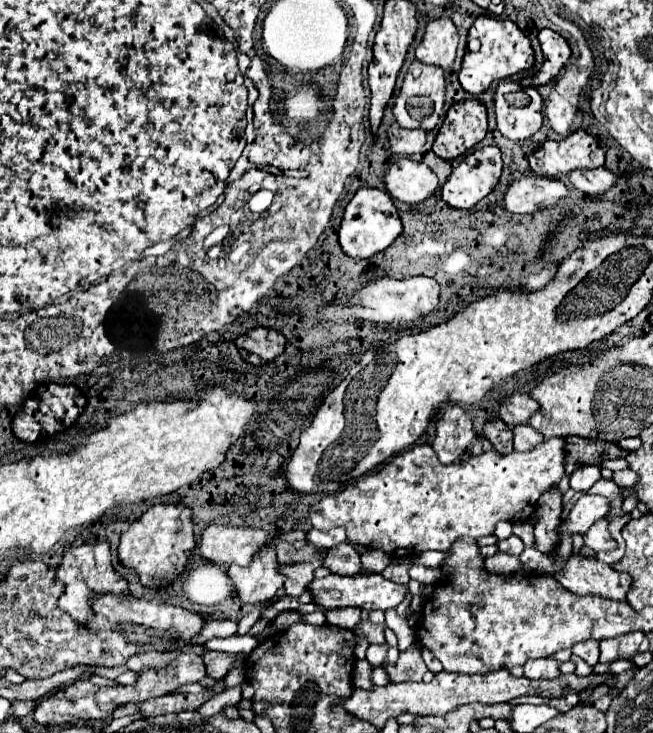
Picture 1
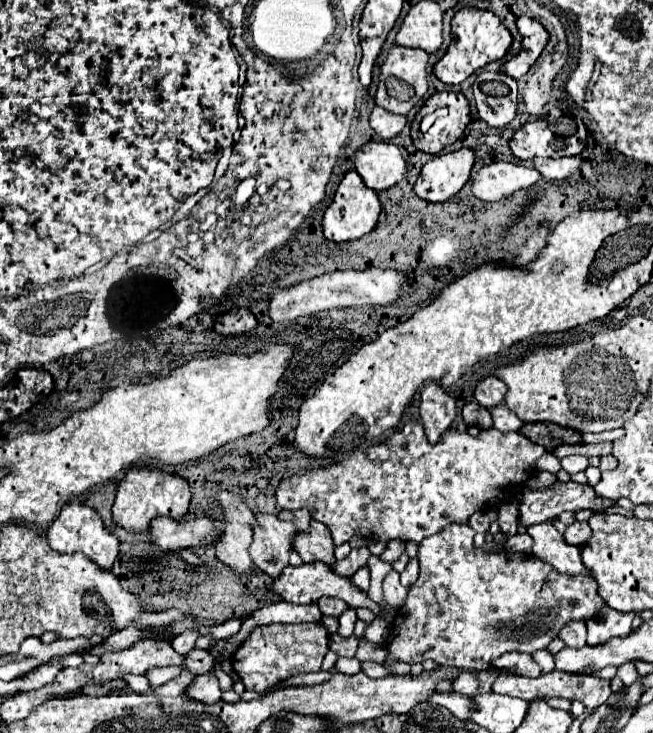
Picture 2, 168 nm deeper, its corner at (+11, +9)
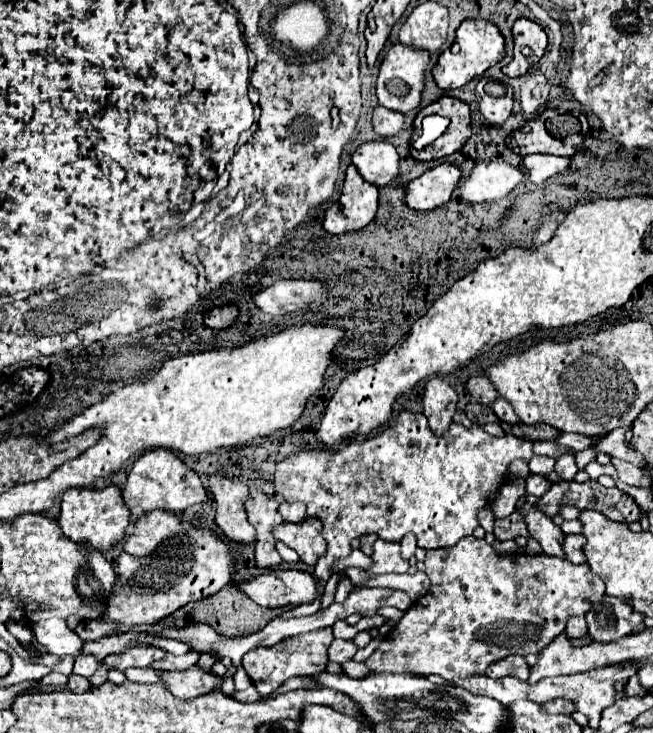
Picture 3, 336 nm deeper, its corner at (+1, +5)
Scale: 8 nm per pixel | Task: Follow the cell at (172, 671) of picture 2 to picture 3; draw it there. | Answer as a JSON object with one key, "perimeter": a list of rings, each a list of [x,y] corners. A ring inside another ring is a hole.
{"perimeter":[[[127,669],[125,671],[125,677],[129,681],[137,681],[137,683],[163,683],[157,675],[155,669]]]}

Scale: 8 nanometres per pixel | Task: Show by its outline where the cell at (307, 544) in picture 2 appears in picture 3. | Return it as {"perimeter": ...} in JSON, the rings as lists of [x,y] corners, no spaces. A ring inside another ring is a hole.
{"perimeter":[[[307,517],[301,523],[285,523],[273,529],[273,537],[293,551],[297,551],[299,559],[307,565],[315,565],[317,559],[325,553],[327,543],[321,537],[321,521],[315,517]]]}

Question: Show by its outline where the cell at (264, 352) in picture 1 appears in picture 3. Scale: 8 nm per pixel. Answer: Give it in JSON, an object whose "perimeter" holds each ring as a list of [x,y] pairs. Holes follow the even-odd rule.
{"perimeter":[[[223,305],[223,307],[215,307],[211,309],[205,317],[203,317],[203,323],[211,329],[225,329],[229,327],[235,319],[237,319],[237,307],[235,305]]]}

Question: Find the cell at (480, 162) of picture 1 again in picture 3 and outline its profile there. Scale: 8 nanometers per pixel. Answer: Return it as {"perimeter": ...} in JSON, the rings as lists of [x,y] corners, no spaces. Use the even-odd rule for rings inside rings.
{"perimeter":[[[441,163],[405,185],[403,203],[415,211],[429,211],[449,201],[461,173],[455,165]]]}

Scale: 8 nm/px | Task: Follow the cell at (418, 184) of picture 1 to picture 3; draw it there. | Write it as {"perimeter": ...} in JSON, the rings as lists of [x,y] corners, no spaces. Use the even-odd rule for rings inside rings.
{"perimeter":[[[381,139],[361,143],[351,155],[351,163],[363,179],[377,187],[389,185],[399,175],[399,155],[391,143]]]}

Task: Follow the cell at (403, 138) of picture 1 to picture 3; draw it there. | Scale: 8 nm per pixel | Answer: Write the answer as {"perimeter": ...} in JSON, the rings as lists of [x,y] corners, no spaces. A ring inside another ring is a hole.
{"perimeter":[[[375,107],[373,115],[371,115],[371,123],[373,123],[373,129],[379,137],[393,137],[401,131],[403,127],[403,115],[401,113],[395,113],[391,109],[385,109],[385,107]]]}

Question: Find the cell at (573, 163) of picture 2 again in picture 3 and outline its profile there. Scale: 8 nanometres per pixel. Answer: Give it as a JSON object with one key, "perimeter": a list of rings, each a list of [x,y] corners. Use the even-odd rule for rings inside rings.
{"perimeter":[[[527,155],[527,157],[523,157],[527,179],[537,185],[547,181],[549,177],[561,173],[563,169],[567,169],[569,163],[571,163],[571,159],[555,157],[555,155]]]}

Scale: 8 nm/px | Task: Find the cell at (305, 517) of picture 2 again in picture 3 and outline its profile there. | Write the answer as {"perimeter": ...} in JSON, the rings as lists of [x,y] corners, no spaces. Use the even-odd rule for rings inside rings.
{"perimeter":[[[283,501],[281,505],[279,505],[279,513],[283,515],[283,519],[285,521],[289,521],[289,523],[295,523],[295,521],[303,521],[305,517],[307,517],[307,513],[305,513],[305,505],[303,503],[287,503],[287,501]]]}

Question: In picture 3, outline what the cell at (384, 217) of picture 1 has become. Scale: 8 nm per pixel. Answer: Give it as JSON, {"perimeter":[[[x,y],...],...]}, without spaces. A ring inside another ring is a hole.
{"perimeter":[[[349,165],[345,171],[339,201],[325,211],[323,229],[331,235],[359,231],[375,219],[377,203],[379,203],[377,187],[367,183],[359,175],[359,171],[353,165]]]}

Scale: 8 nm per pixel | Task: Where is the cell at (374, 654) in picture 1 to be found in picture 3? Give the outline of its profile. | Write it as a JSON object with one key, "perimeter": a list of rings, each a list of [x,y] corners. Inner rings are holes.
{"perimeter":[[[333,639],[333,643],[329,645],[329,661],[333,661],[333,663],[345,663],[345,661],[349,661],[355,653],[357,653],[357,647],[355,647],[353,641]]]}

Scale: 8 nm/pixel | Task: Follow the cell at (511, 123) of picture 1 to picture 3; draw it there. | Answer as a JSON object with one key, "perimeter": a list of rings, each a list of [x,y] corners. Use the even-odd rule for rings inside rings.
{"perimeter":[[[483,77],[479,83],[477,83],[477,101],[479,101],[479,111],[481,115],[497,125],[497,123],[503,123],[509,115],[511,115],[511,109],[513,109],[513,91],[509,85],[505,85],[505,95],[503,97],[491,97],[485,93],[485,83],[489,79]]]}

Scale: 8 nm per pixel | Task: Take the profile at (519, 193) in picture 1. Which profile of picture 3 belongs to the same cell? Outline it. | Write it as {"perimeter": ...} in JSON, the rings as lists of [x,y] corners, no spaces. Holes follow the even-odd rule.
{"perimeter":[[[477,163],[471,175],[459,185],[461,197],[469,203],[495,201],[509,195],[523,179],[523,171],[507,163]]]}

